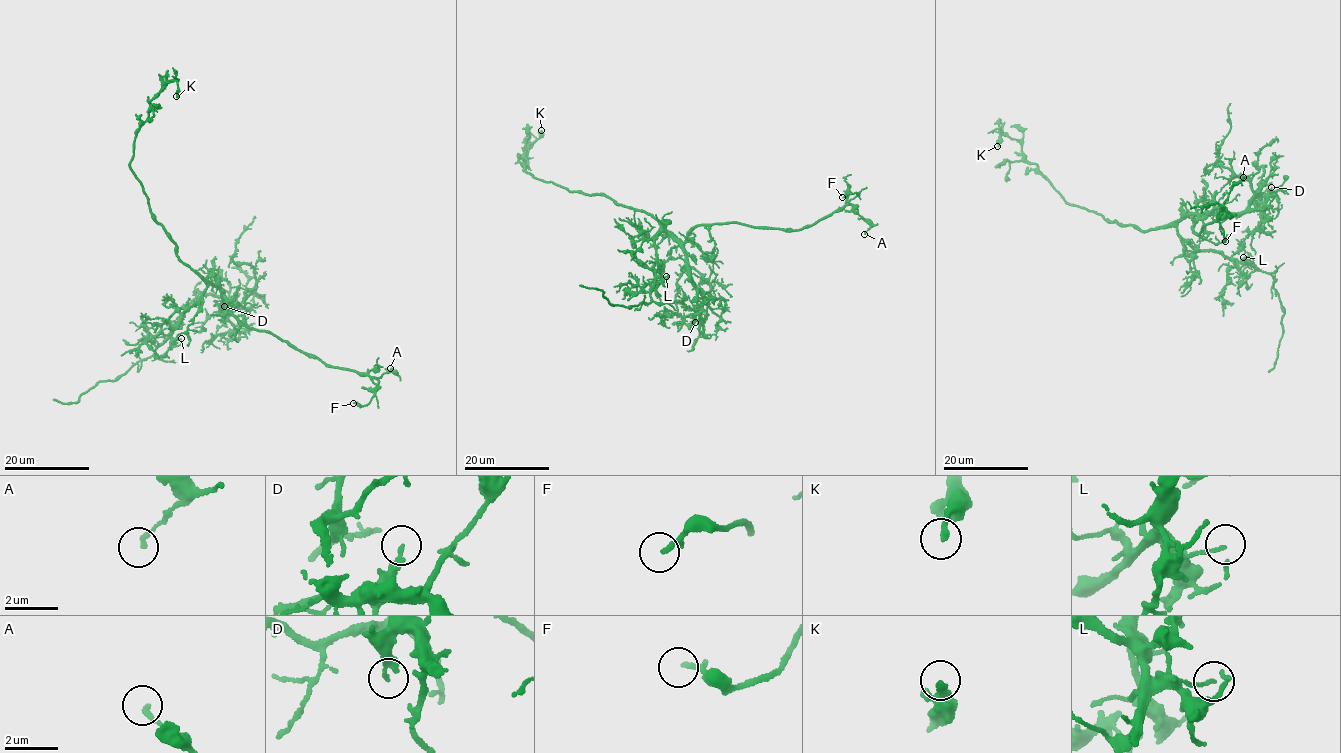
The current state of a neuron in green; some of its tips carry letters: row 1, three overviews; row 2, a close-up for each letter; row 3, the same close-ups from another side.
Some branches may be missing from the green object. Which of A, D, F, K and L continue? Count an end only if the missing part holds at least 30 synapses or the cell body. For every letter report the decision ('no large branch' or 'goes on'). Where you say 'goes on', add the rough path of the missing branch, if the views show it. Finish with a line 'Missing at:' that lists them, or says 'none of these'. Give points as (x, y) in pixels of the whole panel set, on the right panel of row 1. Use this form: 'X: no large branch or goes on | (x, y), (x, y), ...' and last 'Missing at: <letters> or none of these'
A: no large branch
D: no large branch
F: no large branch
K: no large branch
L: no large branch
Missing at: none of these

